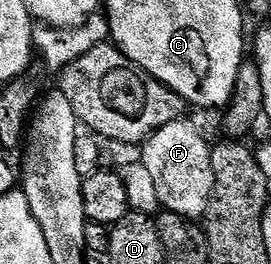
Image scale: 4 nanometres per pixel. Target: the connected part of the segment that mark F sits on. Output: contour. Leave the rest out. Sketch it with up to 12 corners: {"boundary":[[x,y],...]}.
{"boundary":[[181,119],[143,142],[161,210],[199,222],[212,145]]}

